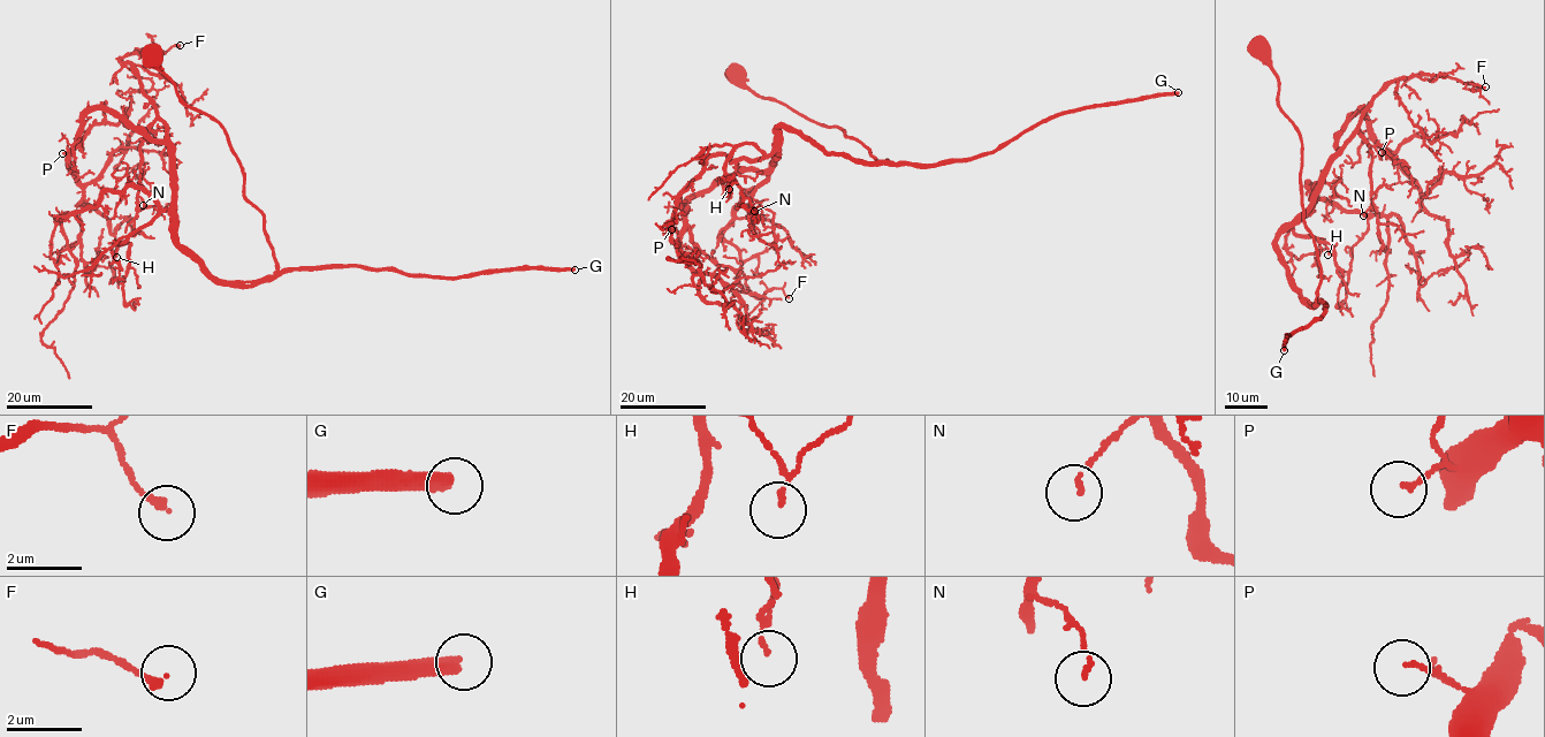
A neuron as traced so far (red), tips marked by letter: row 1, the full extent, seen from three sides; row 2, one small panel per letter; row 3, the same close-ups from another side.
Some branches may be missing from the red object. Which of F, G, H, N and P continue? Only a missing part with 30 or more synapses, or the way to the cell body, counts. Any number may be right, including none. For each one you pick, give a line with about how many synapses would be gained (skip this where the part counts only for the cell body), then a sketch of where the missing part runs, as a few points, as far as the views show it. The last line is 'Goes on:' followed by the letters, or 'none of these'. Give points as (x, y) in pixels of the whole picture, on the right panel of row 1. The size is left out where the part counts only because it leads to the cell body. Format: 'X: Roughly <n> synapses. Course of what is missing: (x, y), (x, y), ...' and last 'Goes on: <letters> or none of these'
G: Roughly 700 synapses
Goes on: G

